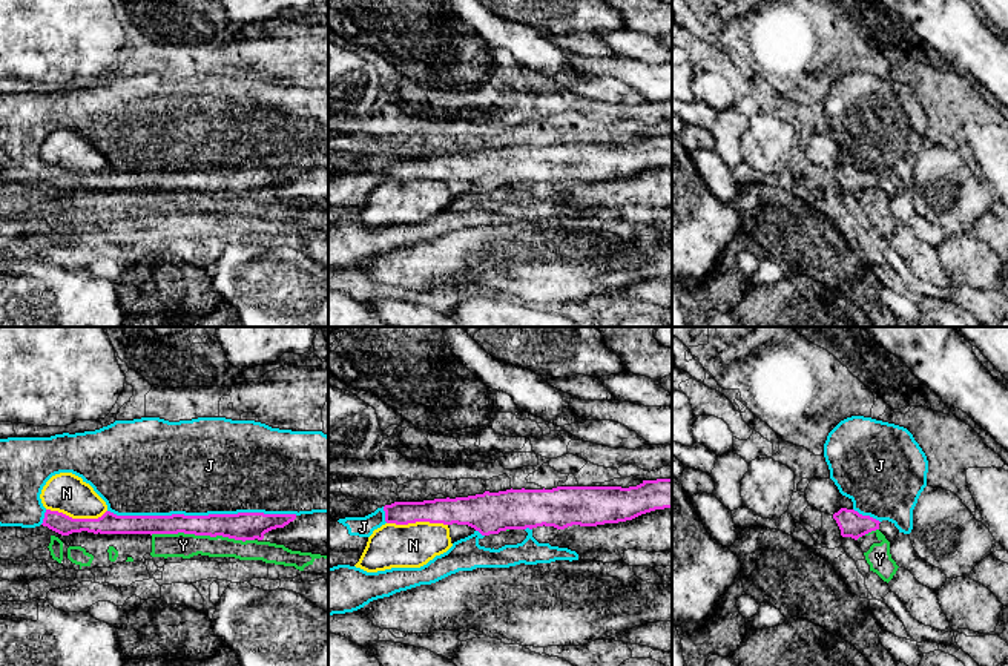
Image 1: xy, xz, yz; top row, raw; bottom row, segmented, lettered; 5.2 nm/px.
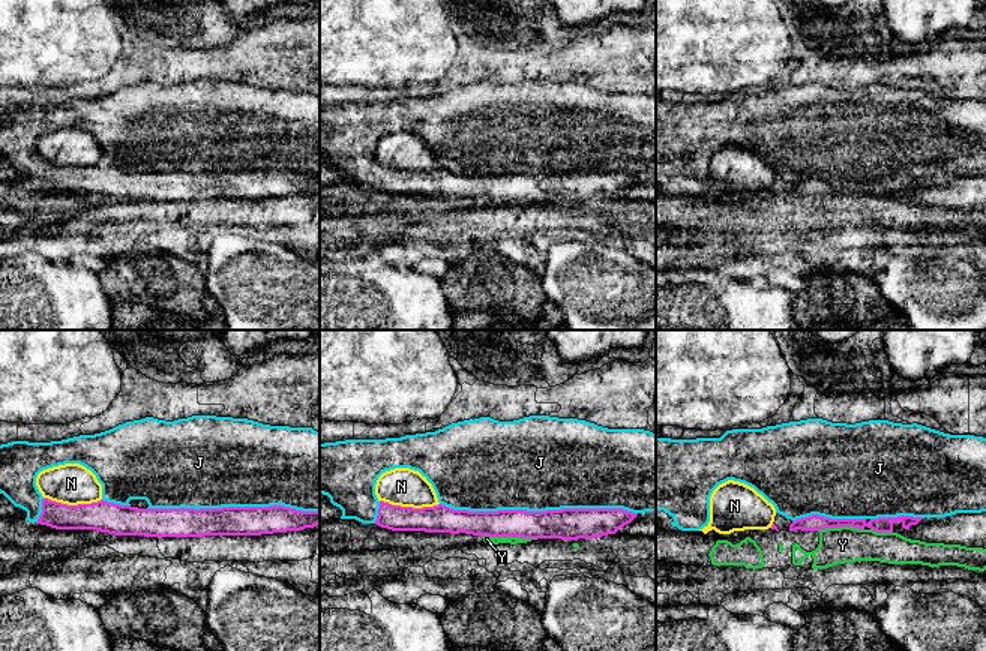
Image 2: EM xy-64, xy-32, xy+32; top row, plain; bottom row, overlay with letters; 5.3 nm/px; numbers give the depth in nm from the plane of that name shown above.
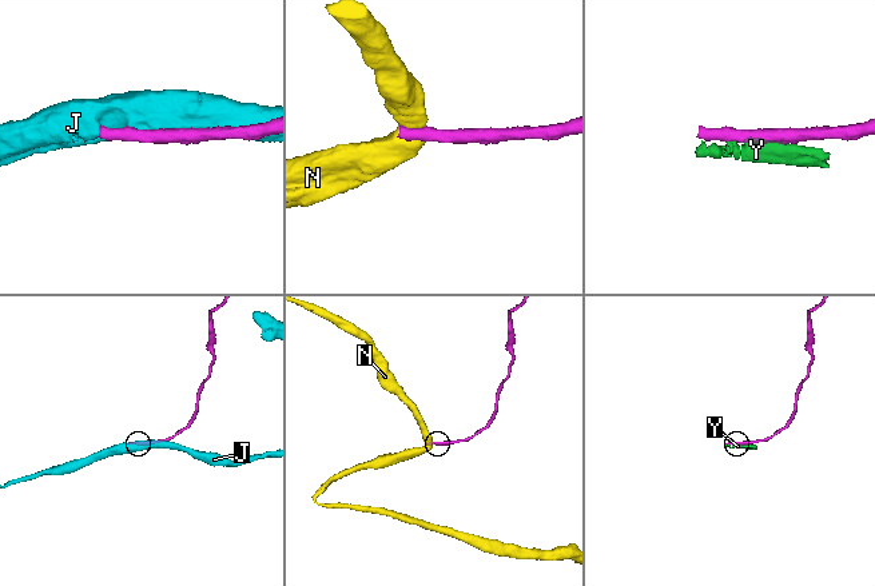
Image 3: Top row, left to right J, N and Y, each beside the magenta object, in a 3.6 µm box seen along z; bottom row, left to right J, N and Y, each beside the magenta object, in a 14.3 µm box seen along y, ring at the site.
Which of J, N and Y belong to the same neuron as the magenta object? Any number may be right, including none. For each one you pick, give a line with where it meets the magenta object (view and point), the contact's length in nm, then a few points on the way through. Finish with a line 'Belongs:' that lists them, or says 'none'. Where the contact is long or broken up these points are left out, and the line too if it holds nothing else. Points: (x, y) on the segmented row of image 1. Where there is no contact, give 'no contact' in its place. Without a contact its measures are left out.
J: contact xy (203, 516); length 1000 nm
Belongs: J

